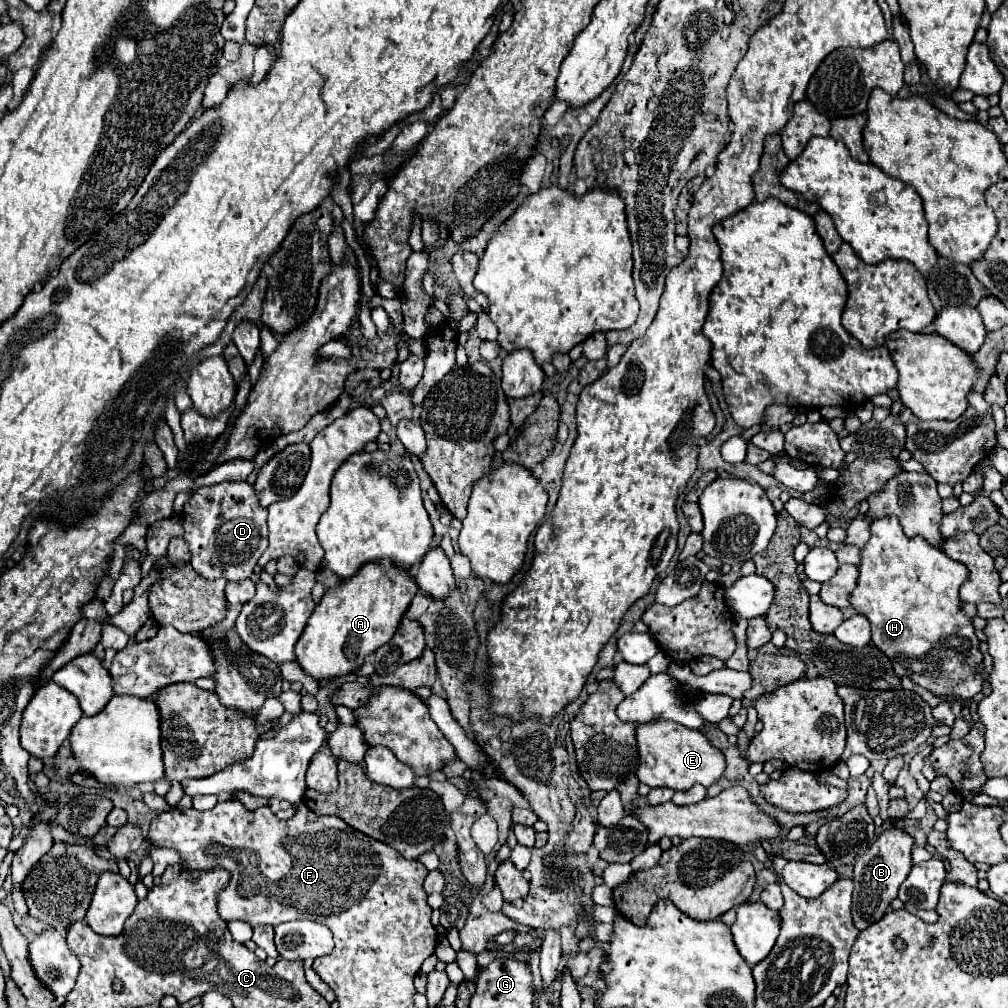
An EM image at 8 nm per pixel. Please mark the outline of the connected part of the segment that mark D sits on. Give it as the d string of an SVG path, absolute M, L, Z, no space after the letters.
M226 481L198 489L184 507L184 539L190 545L190 565L206 579L248 579L268 545L266 509L260 507L254 487L246 481Z

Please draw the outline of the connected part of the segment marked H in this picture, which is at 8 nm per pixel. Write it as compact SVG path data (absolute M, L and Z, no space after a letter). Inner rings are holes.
M896 515L880 517L870 523L870 539L860 551L858 569L860 575L856 589L850 593L850 603L856 613L864 615L870 621L872 643L892 661L894 673L898 677L910 677L916 685L935 695L952 693L967 700L980 693L982 655L978 651L978 637L974 635L972 627L972 617L976 615L976 609L972 603L964 603L958 597L960 583L964 583L964 579L968 577L968 569L962 563L948 559L940 549L932 547L922 537L906 537ZM960 647L968 647L968 651L960 653ZM910 669L916 669L916 673L910 673Z

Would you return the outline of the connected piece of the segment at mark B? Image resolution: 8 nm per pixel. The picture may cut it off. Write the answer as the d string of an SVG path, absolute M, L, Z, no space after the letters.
M890 827L880 833L880 837L872 843L872 847L856 861L854 865L854 899L852 899L852 917L854 927L858 931L868 929L876 921L880 921L890 907L890 903L898 897L898 889L902 881L908 877L908 871L912 867L912 851L914 839L906 835L904 831Z

